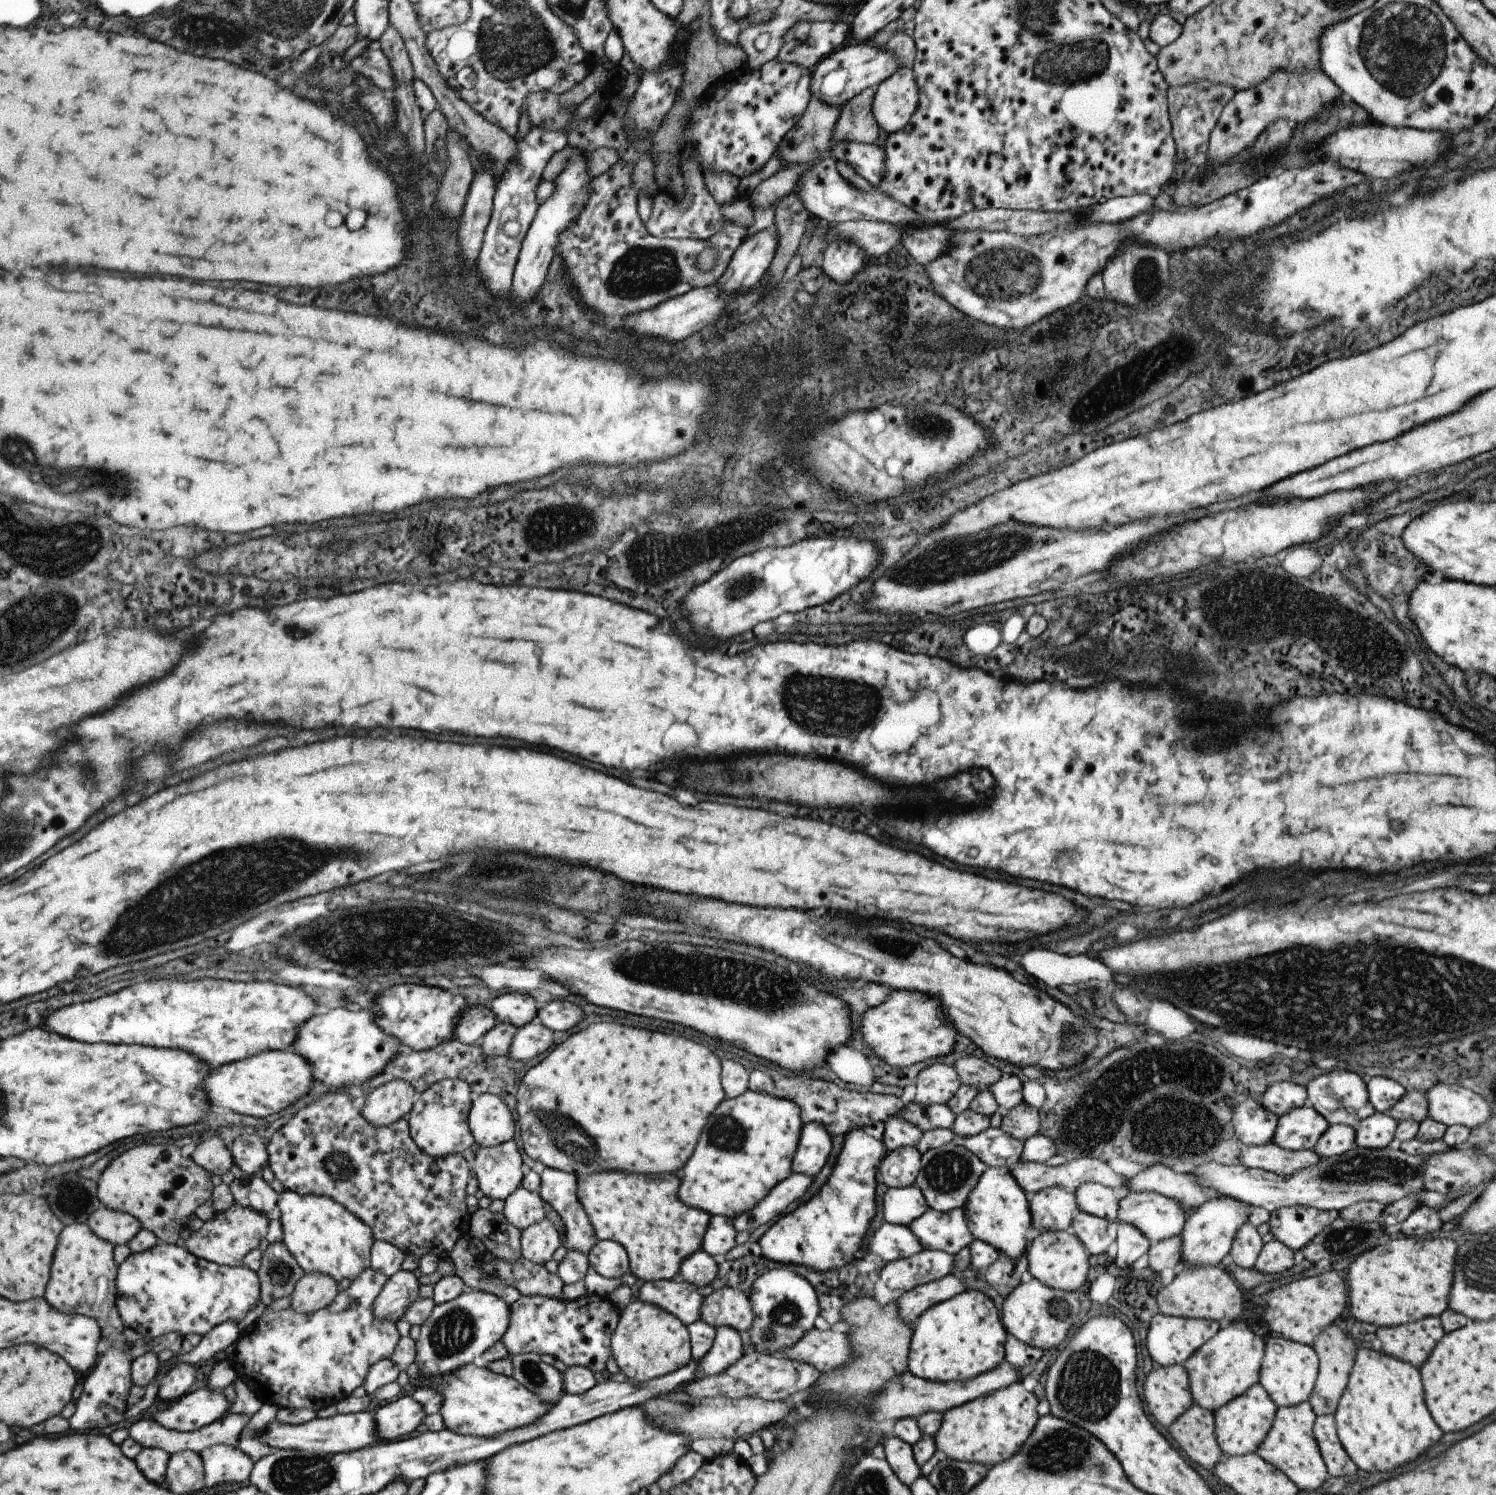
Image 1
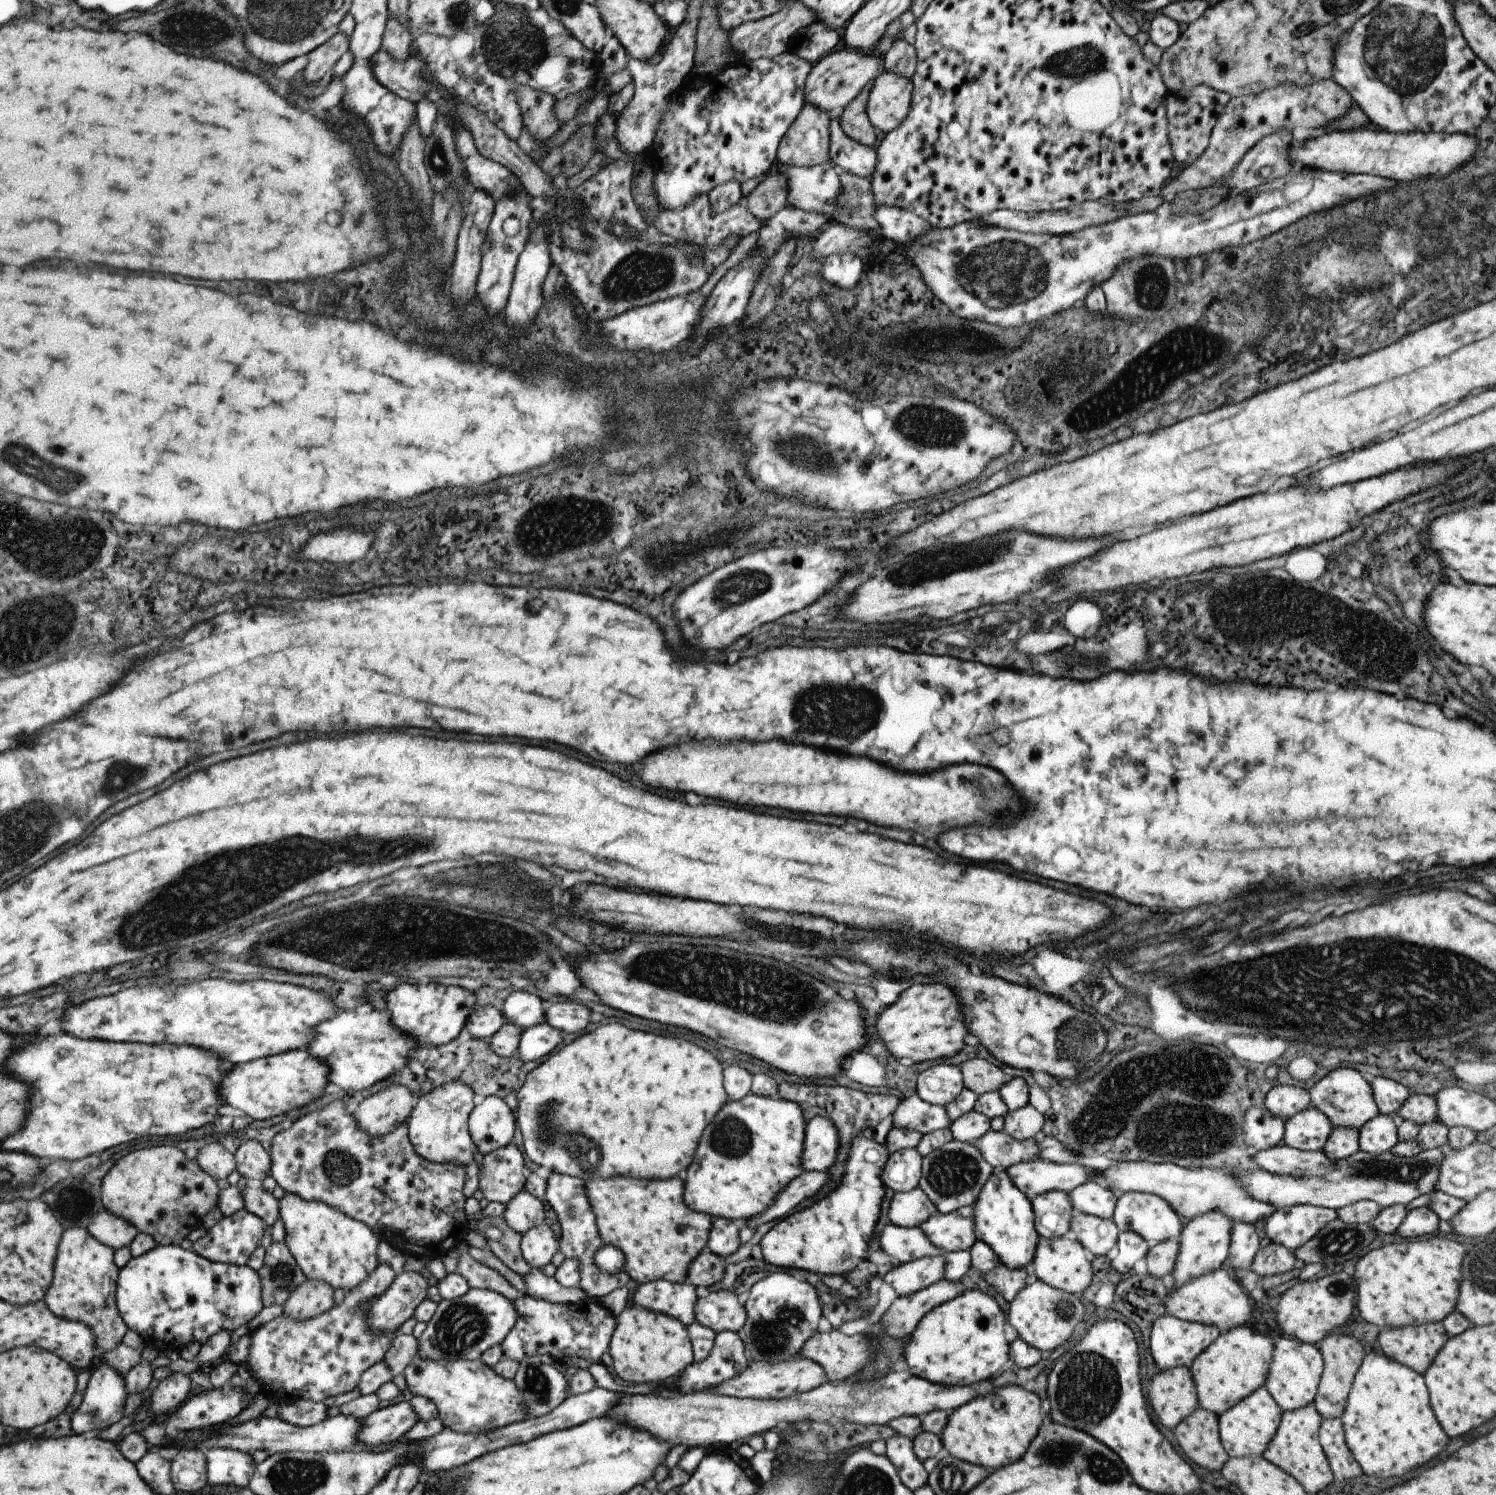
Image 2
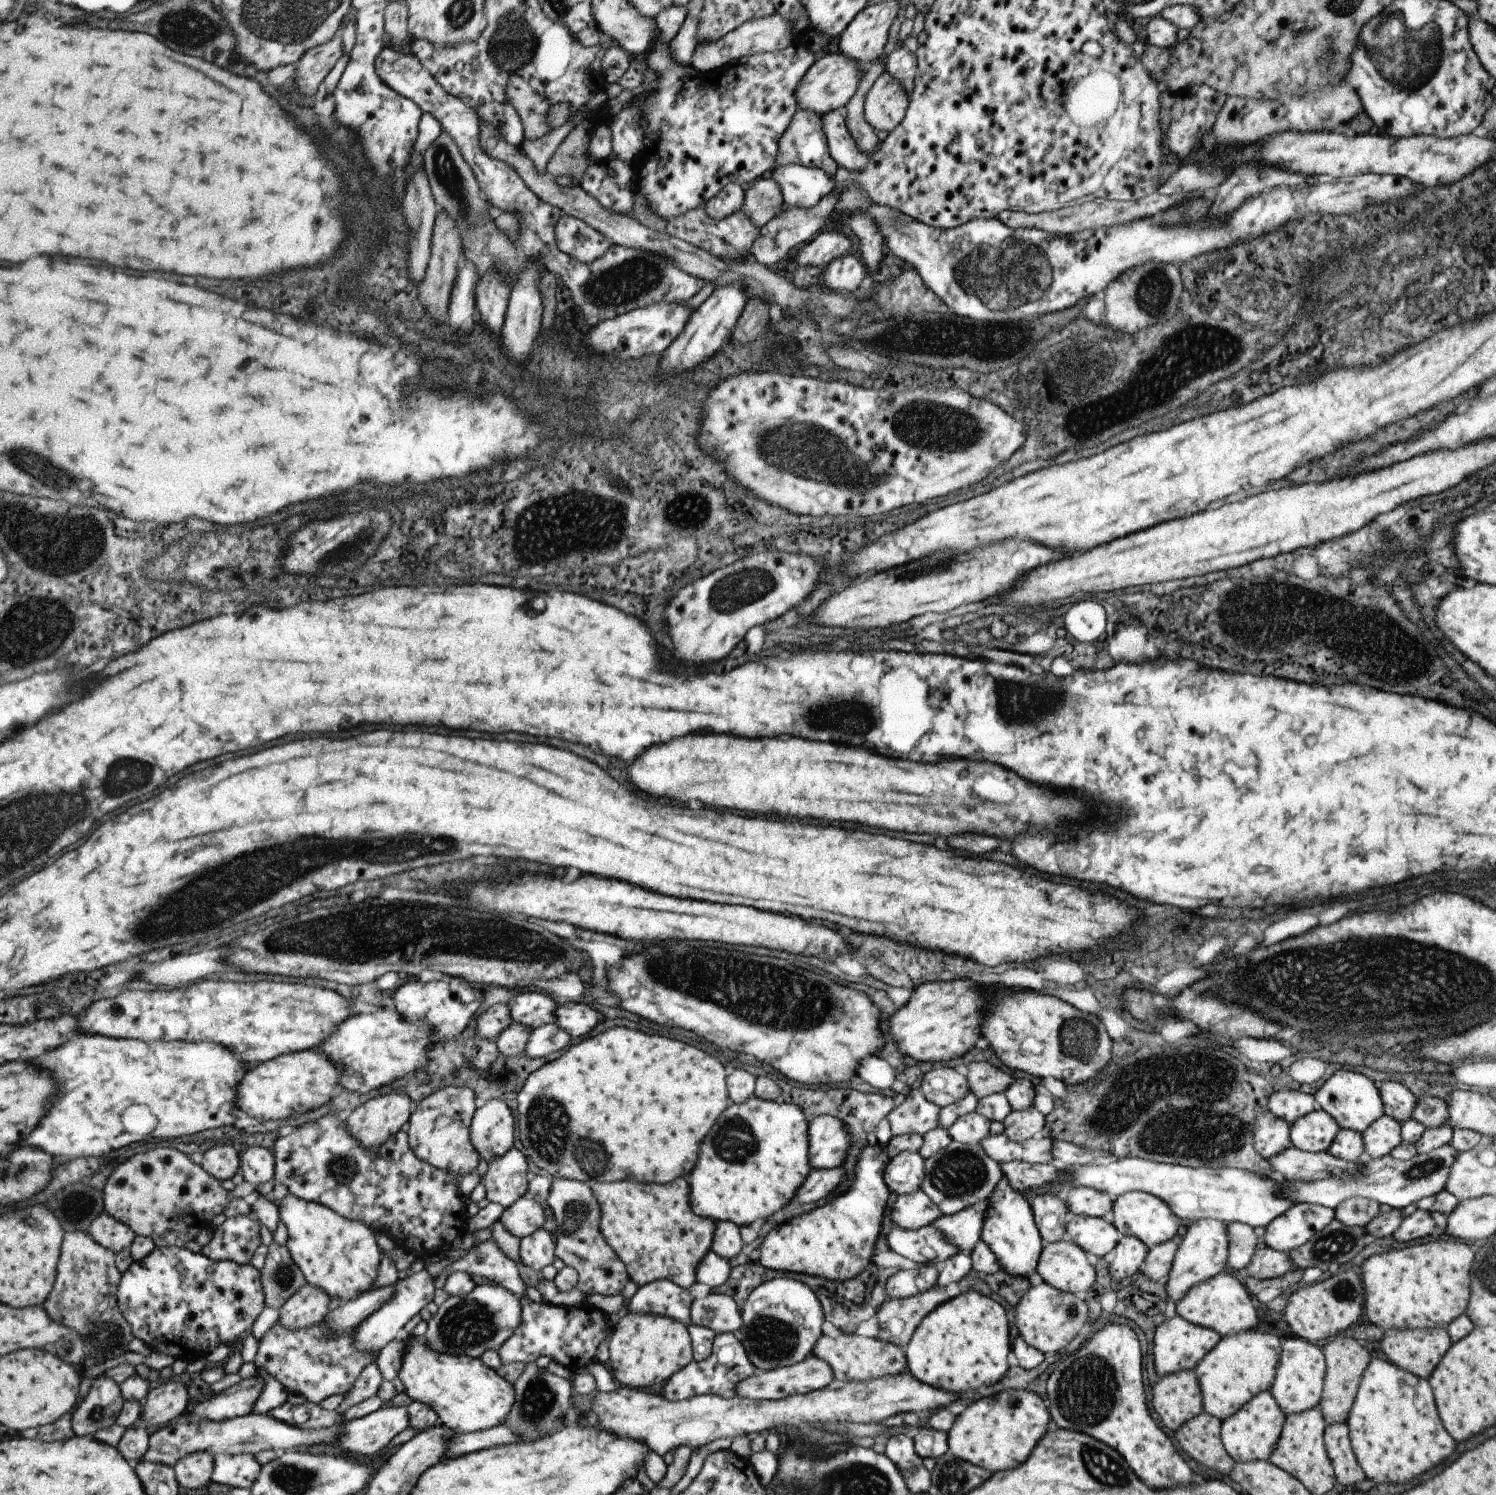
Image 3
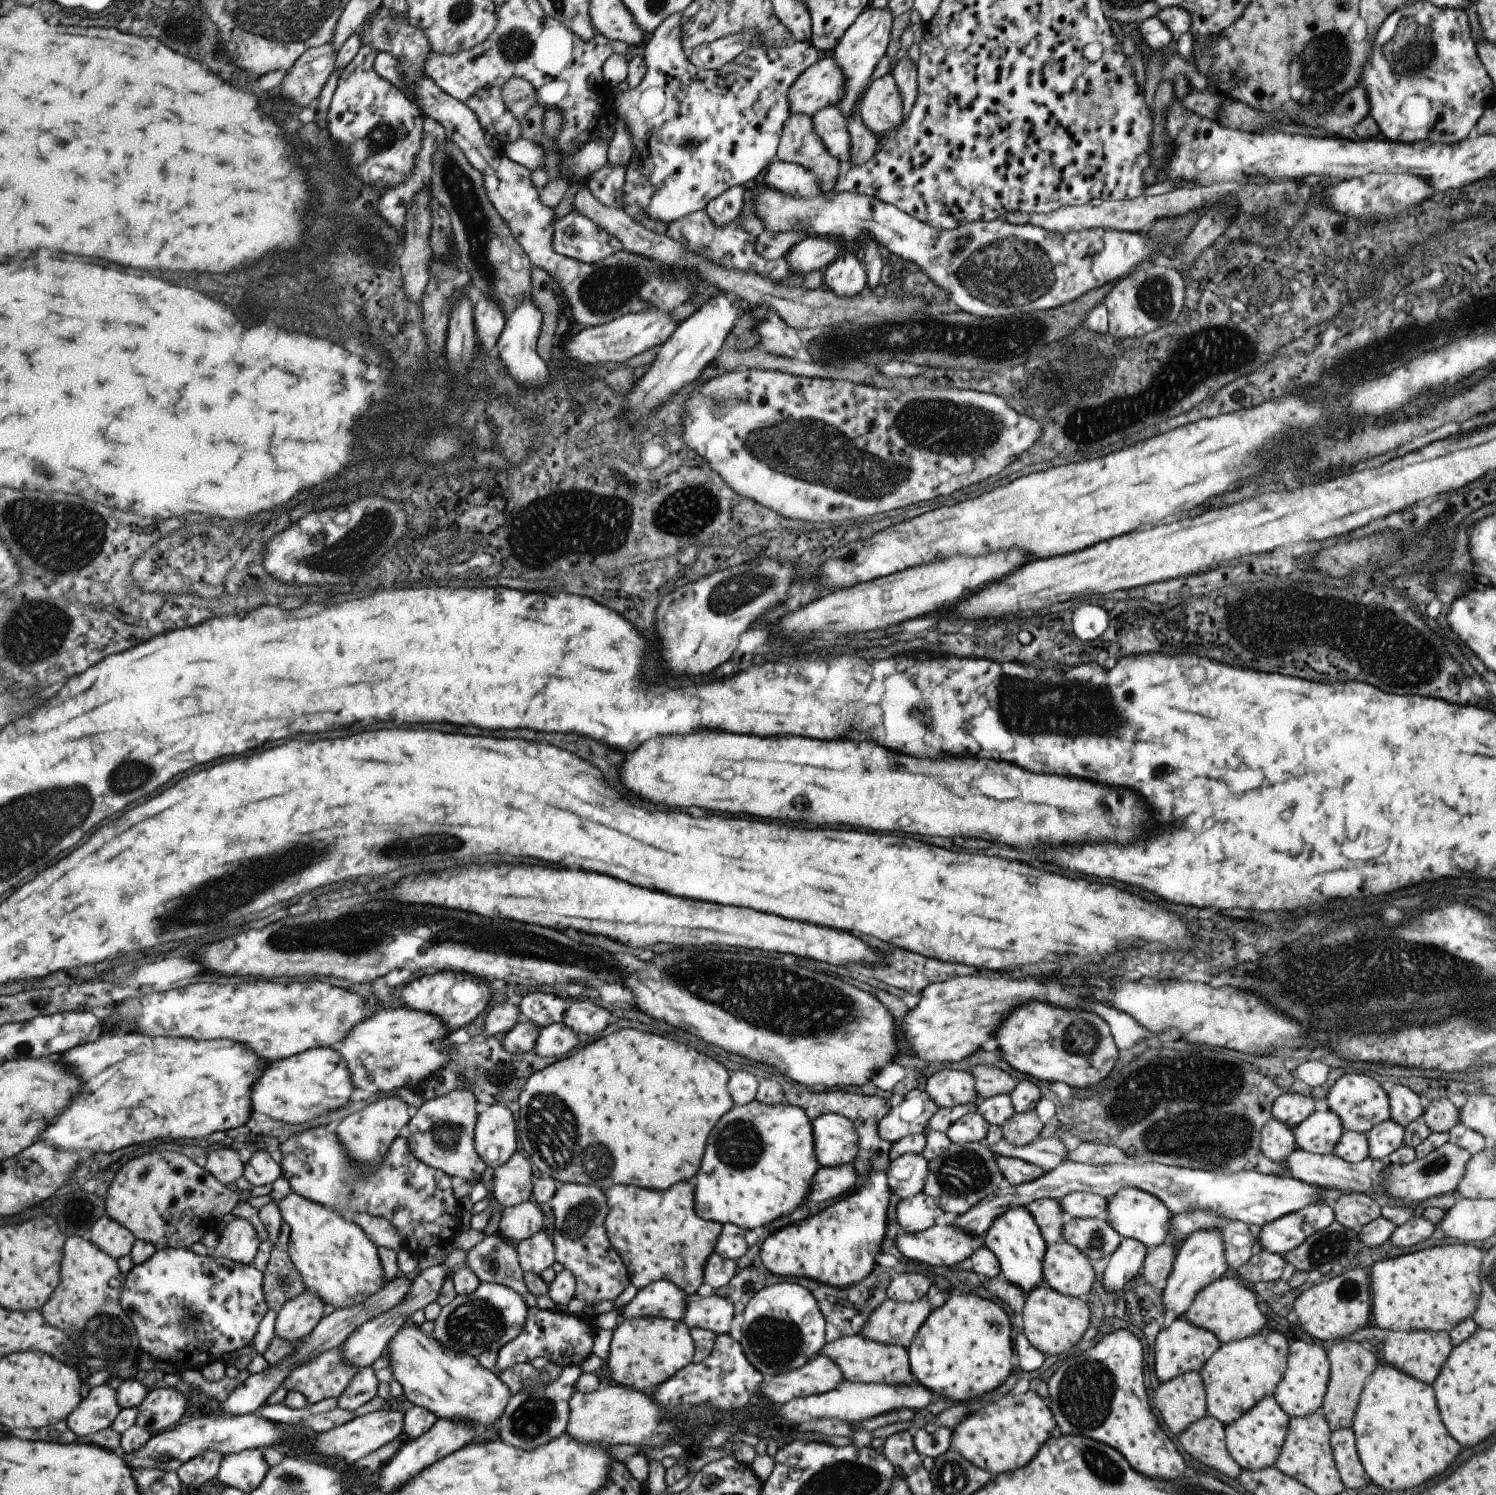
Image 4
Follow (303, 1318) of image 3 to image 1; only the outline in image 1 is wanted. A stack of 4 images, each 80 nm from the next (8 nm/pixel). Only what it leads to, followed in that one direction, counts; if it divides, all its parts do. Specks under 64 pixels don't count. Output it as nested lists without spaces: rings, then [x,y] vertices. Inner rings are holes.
[[[305,1273],[290,1298],[290,1306],[297,1312],[313,1315],[331,1306],[339,1296],[339,1284],[323,1273]]]

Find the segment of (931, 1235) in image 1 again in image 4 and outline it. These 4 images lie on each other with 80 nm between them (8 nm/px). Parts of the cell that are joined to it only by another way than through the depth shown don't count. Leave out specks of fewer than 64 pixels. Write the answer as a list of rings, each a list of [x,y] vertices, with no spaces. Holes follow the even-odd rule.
[[[1128,1157],[1124,1163],[1110,1165],[1090,1165],[1067,1160],[1059,1163],[1055,1168],[1045,1171],[1035,1180],[1017,1186],[1009,1184],[998,1186],[994,1191],[987,1194],[985,1198],[977,1202],[975,1206],[967,1210],[967,1212],[959,1215],[951,1225],[958,1226],[972,1235],[981,1236],[992,1225],[995,1219],[1006,1213],[1009,1209],[1027,1206],[1031,1201],[1037,1199],[1058,1201],[1066,1194],[1074,1192],[1095,1193],[1106,1199],[1120,1188],[1125,1187],[1135,1187],[1152,1194],[1167,1207],[1171,1215],[1191,1209],[1207,1209],[1208,1211],[1223,1215],[1226,1220],[1241,1221],[1246,1225],[1257,1224],[1257,1226],[1272,1223],[1276,1218],[1299,1210],[1305,1205],[1323,1203],[1321,1198],[1322,1187],[1315,1187],[1314,1185],[1307,1184],[1302,1180],[1286,1176],[1285,1174],[1266,1175],[1265,1173],[1258,1173],[1257,1171],[1239,1171],[1238,1173],[1211,1172],[1202,1171],[1201,1169],[1188,1169],[1185,1167],[1170,1167],[1169,1165],[1155,1164],[1153,1161],[1141,1163],[1136,1159]]]

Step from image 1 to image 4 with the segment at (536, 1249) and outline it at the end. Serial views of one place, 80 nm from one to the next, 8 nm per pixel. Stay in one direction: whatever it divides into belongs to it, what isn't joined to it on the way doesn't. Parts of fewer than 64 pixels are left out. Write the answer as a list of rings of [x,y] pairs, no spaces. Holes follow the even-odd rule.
[[[542,1230],[518,1242],[514,1247],[523,1272],[529,1271],[534,1275],[539,1275],[554,1262],[552,1242]]]

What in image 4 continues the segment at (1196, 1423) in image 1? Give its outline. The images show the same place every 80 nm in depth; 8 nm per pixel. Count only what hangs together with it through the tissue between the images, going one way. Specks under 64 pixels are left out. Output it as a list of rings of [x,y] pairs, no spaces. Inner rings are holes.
[[[1207,1416],[1190,1424],[1177,1436],[1181,1448],[1201,1462],[1229,1478],[1237,1478],[1242,1471],[1227,1452],[1224,1441],[1224,1424],[1216,1418]]]

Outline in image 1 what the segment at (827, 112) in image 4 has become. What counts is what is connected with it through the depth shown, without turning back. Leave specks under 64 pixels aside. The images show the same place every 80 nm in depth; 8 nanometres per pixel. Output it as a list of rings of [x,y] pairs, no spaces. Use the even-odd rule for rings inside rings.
[[[847,142],[833,143],[827,156],[835,162],[848,164],[873,188],[880,183],[884,173],[884,150],[872,143]]]

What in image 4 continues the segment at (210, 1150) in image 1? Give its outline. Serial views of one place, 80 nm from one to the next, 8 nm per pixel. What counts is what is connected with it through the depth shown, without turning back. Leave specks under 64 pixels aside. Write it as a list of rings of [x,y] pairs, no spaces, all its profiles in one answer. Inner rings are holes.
[[[224,1148],[207,1156],[205,1168],[223,1184],[235,1184],[241,1176],[244,1176],[246,1163],[235,1149]]]

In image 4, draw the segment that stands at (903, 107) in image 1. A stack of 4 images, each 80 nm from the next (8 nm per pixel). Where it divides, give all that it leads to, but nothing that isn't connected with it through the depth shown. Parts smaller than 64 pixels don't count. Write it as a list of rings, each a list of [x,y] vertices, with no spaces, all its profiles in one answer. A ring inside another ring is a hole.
[[[892,74],[872,80],[858,102],[861,122],[873,133],[886,134],[902,122],[902,103]]]

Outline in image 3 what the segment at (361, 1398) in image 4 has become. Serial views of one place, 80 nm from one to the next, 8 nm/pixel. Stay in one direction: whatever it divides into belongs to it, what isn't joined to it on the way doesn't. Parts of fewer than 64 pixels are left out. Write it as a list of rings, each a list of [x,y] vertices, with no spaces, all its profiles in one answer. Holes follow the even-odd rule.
[[[369,1363],[363,1368],[354,1387],[344,1395],[343,1402],[335,1408],[335,1411],[339,1412],[339,1414],[343,1414],[347,1412],[349,1408],[353,1408],[354,1405],[363,1402],[365,1398],[375,1395],[377,1388],[379,1388],[379,1384],[381,1384],[381,1380],[381,1373],[377,1366],[375,1366],[375,1363]]]

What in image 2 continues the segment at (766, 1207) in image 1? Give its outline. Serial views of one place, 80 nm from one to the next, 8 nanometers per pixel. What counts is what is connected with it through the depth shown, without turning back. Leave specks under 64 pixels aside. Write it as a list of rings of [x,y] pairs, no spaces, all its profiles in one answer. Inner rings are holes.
[[[801,1171],[801,1174],[791,1179],[791,1182],[777,1195],[773,1204],[770,1204],[765,1211],[745,1221],[744,1224],[748,1227],[759,1226],[764,1222],[782,1219],[799,1202],[817,1194],[821,1186],[827,1182],[827,1178],[829,1178],[827,1171]]]

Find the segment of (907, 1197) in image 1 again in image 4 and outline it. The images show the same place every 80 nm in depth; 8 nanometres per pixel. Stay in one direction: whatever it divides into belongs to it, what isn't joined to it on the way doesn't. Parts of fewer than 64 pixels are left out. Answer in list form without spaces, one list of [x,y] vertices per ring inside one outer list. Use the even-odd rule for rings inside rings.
[[[923,1192],[914,1197],[900,1199],[896,1206],[896,1223],[905,1233],[916,1233],[929,1228],[942,1210],[934,1198]]]

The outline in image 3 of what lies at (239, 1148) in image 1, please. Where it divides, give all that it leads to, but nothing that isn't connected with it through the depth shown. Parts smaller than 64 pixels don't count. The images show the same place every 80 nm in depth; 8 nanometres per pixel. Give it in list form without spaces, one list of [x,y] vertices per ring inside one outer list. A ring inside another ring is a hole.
[[[252,1146],[241,1153],[243,1179],[257,1186],[276,1178],[276,1158],[266,1147]]]

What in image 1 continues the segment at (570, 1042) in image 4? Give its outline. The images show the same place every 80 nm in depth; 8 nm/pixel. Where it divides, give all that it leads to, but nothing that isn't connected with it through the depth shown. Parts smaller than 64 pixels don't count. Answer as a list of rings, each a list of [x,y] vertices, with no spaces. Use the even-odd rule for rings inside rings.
[[[533,1020],[516,1027],[507,1056],[516,1061],[528,1061],[549,1050],[551,1044],[553,1044],[553,1031],[538,1020]]]

